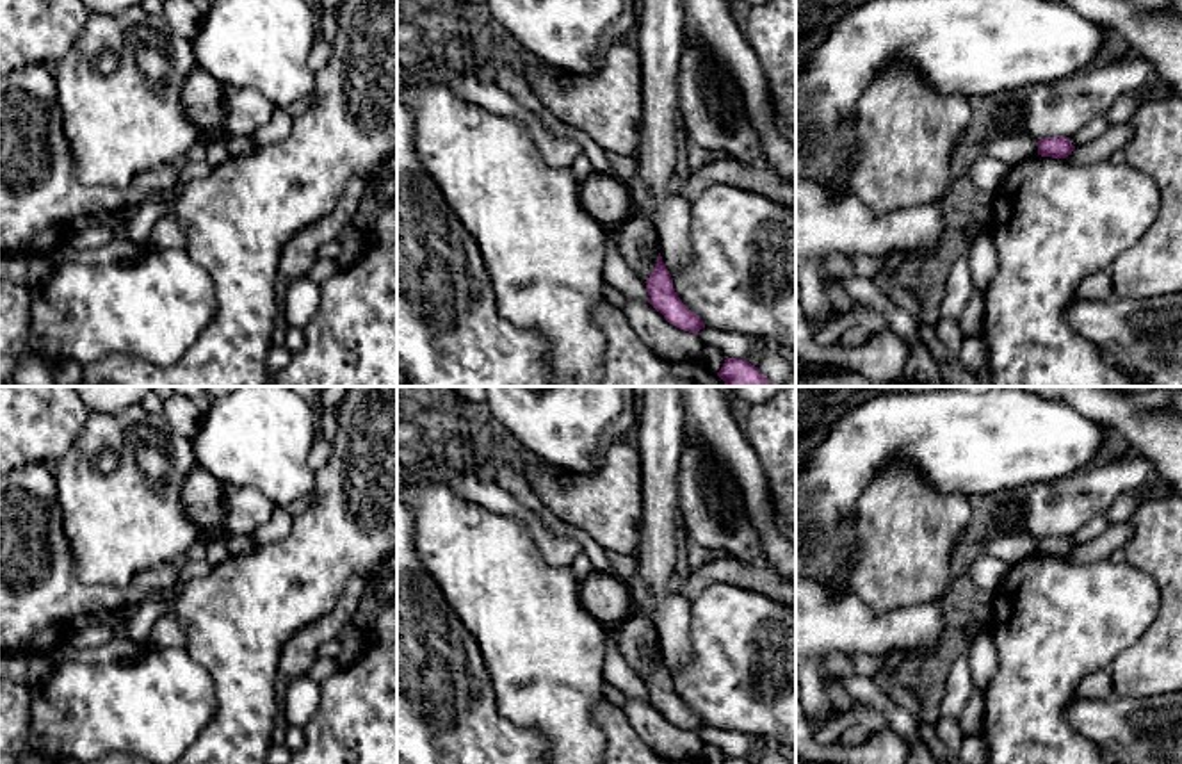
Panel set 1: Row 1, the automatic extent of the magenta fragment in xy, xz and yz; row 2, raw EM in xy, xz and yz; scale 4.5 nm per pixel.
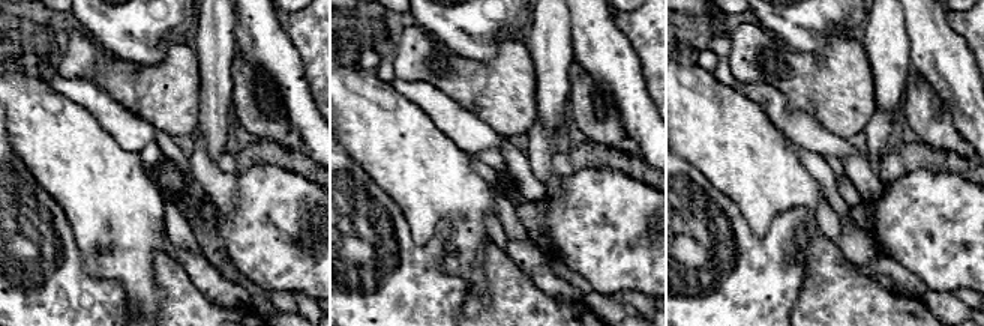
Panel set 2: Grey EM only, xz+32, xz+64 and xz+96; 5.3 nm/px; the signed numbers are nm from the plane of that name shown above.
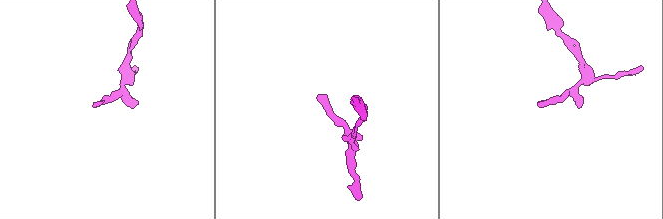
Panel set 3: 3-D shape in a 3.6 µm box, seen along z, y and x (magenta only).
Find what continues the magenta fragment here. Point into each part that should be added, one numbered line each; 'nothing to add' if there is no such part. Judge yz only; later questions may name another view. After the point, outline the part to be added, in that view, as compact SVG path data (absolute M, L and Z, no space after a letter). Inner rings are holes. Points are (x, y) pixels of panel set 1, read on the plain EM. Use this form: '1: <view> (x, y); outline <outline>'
nothing to add

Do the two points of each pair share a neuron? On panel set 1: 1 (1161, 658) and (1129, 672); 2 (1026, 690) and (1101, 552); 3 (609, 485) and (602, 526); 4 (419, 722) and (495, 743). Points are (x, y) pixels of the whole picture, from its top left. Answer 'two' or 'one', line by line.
1: one
2: two
3: one
4: one

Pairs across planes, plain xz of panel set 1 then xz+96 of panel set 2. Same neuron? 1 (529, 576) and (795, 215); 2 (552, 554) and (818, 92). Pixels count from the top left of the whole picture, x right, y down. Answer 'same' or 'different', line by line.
1: different
2: different

